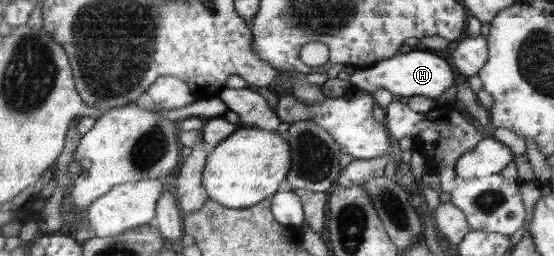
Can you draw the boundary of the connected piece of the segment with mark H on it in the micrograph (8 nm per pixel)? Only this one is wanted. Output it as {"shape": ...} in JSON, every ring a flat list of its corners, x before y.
{"shape":[[411,50,406,54,392,56,388,60,380,60,370,68,356,69,350,78,350,82,353,88,364,93,374,94,380,89,386,89,392,92,392,95,425,96,436,100,442,90,453,86,454,74,442,58,428,54,428,50,426,52,424,50]]}

